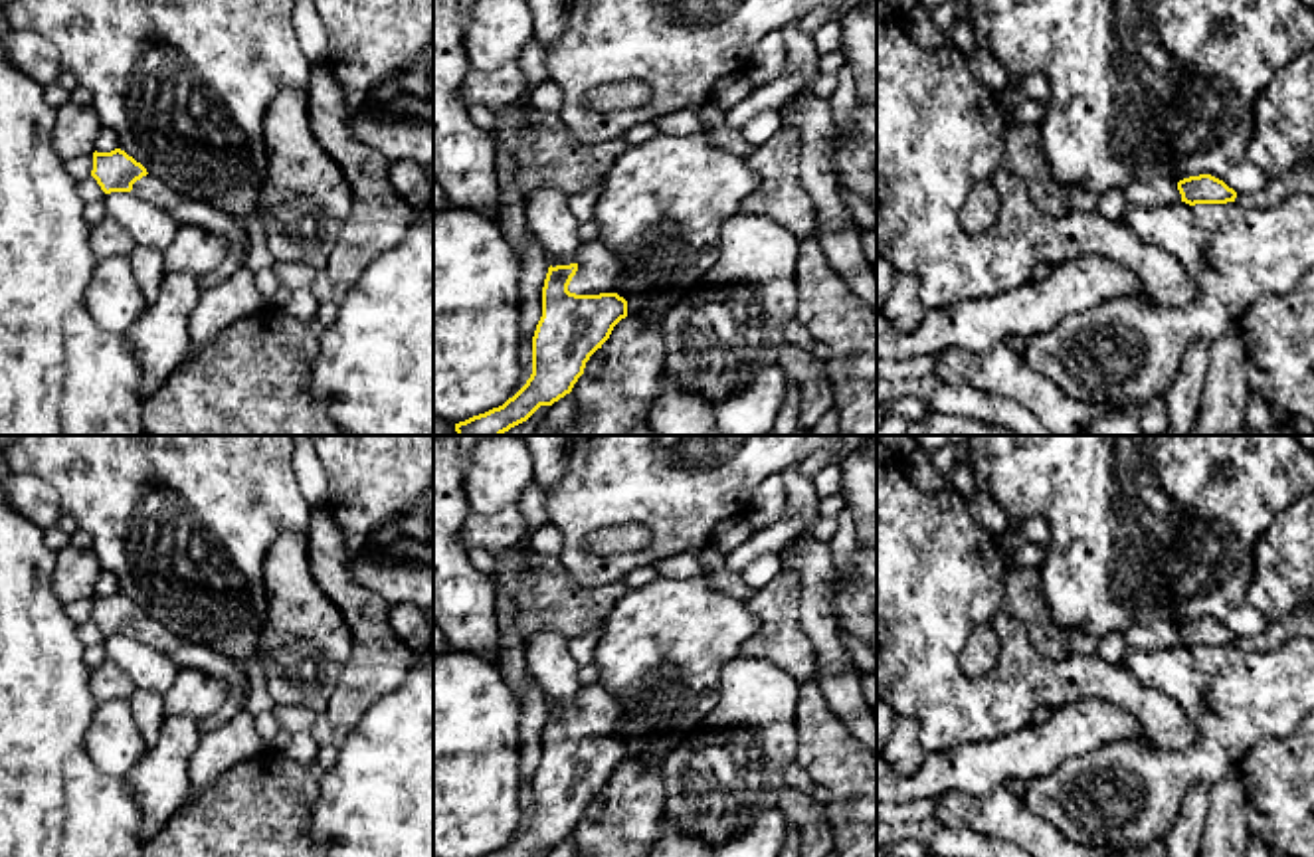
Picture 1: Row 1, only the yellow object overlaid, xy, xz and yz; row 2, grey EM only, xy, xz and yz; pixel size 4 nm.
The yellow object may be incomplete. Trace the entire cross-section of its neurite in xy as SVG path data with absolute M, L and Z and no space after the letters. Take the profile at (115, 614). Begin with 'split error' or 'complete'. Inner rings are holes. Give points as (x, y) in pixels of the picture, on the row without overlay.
split error | M125 594L93 596L91 619L105 637L129 635L164 655L168 655L178 669L202 669L208 675L224 679L232 691L247 693L249 681L232 659L212 651L202 643L192 643L172 633L162 623L150 619L146 612L129 600Z

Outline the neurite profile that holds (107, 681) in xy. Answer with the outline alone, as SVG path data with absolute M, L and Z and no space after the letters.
M109 657L91 671L89 689L97 703L113 701L113 699L131 699L137 691L131 677Z

